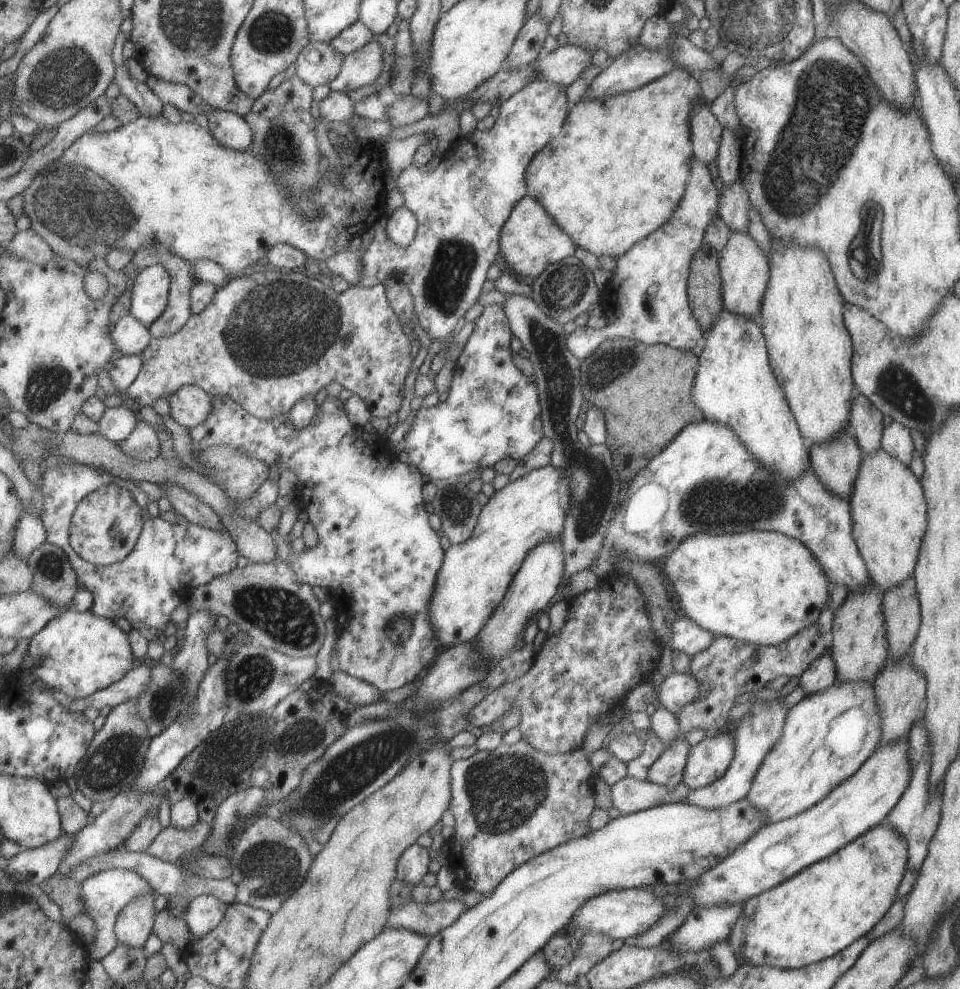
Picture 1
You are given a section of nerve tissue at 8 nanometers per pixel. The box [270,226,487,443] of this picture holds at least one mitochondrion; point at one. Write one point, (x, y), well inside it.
(454, 260)

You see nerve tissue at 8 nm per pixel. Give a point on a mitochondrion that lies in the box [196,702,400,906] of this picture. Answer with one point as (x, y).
(268, 870)

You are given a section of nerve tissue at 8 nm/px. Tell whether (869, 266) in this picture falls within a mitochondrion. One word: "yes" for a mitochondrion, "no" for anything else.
yes

